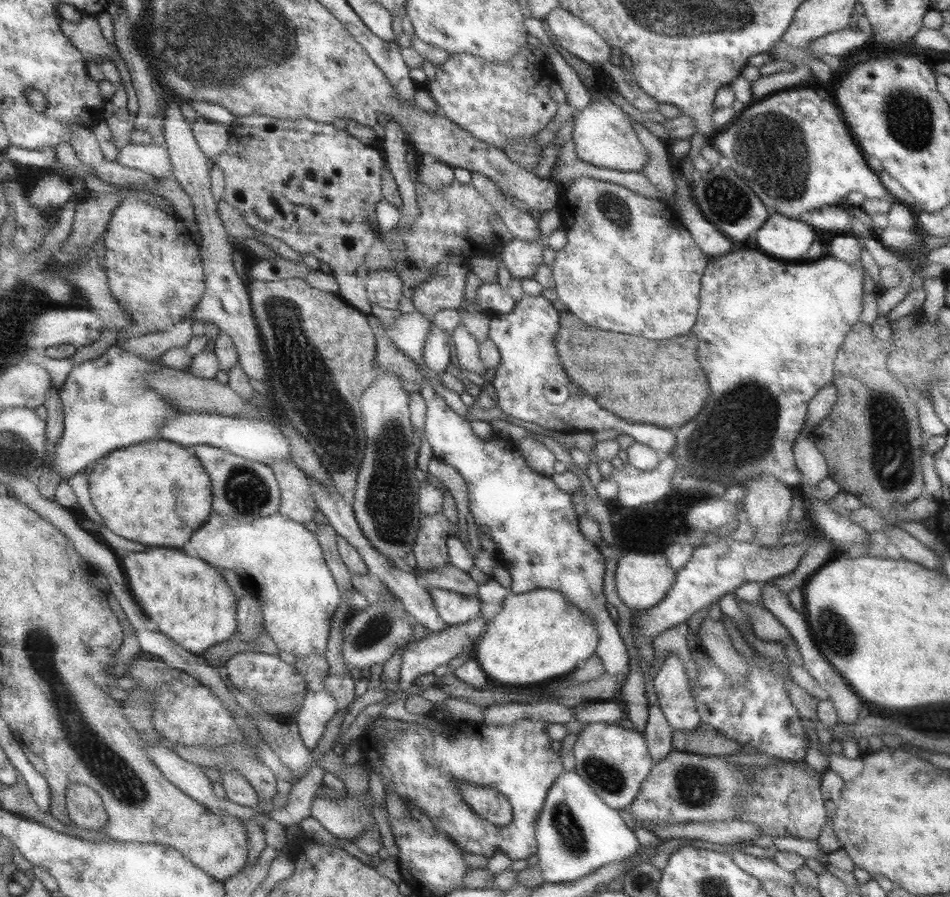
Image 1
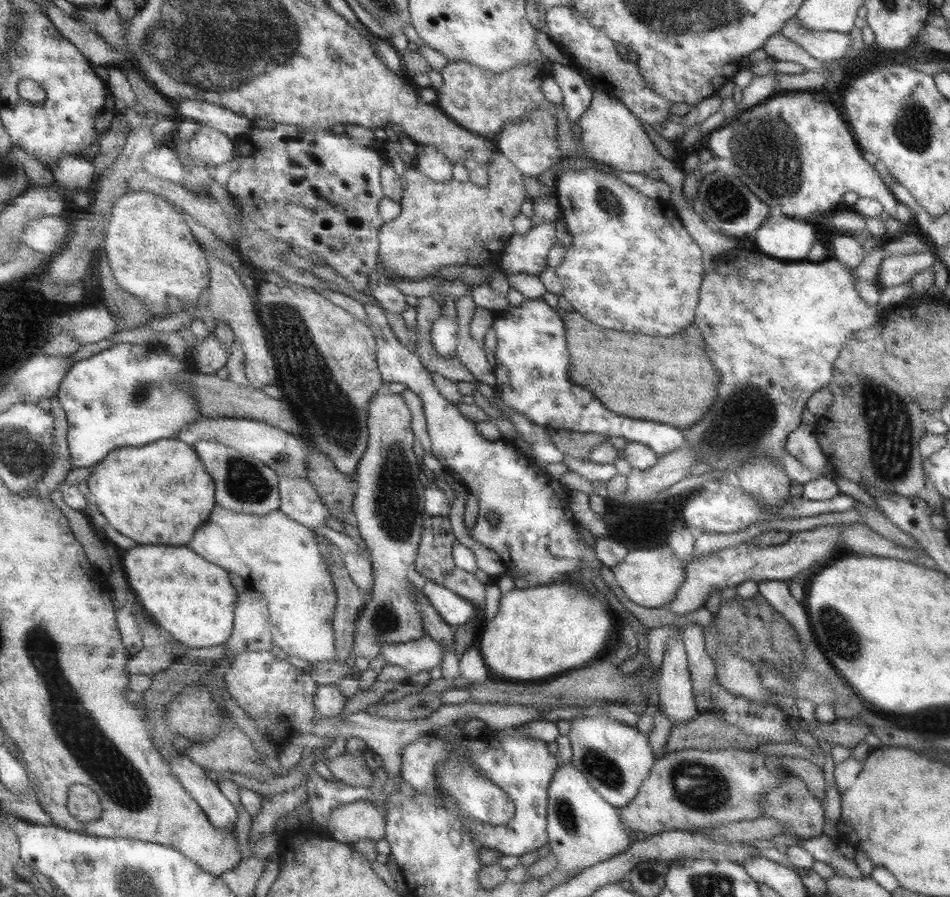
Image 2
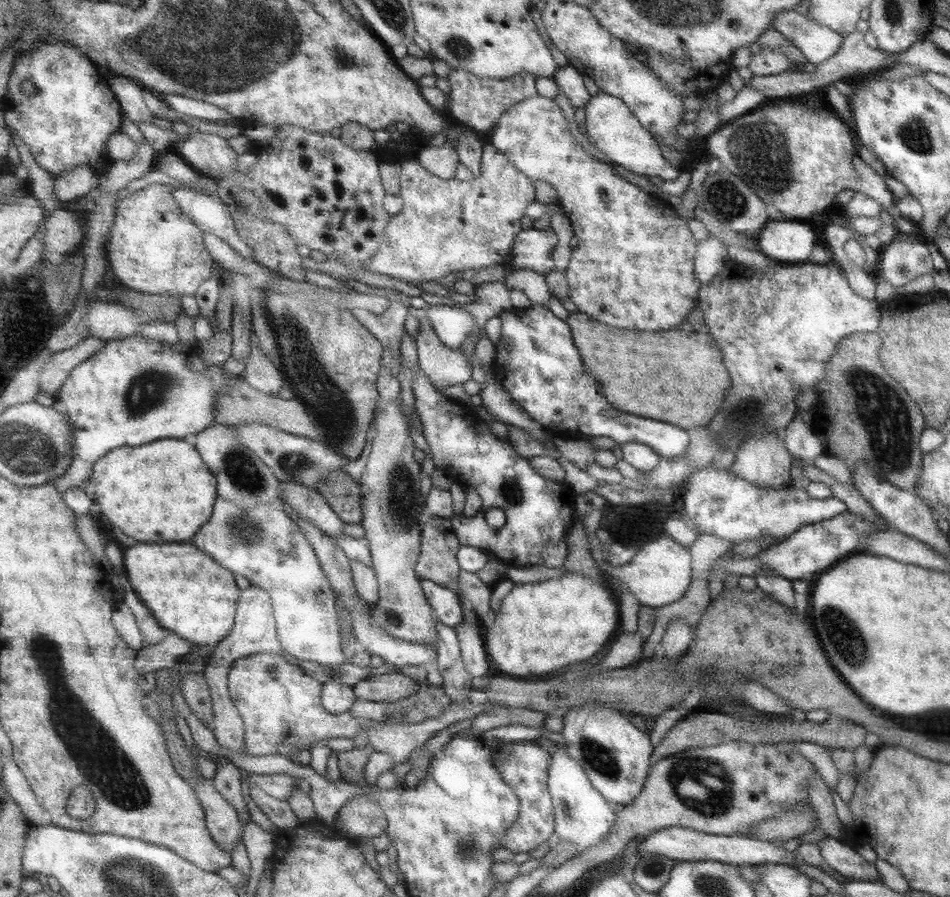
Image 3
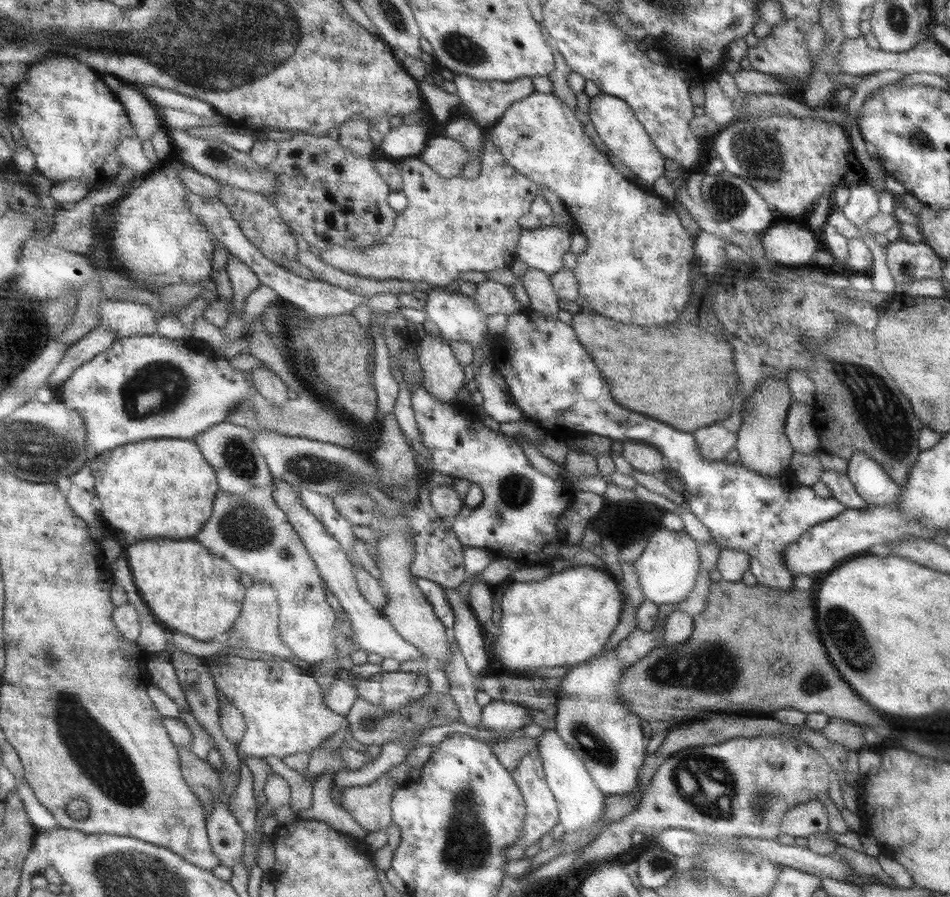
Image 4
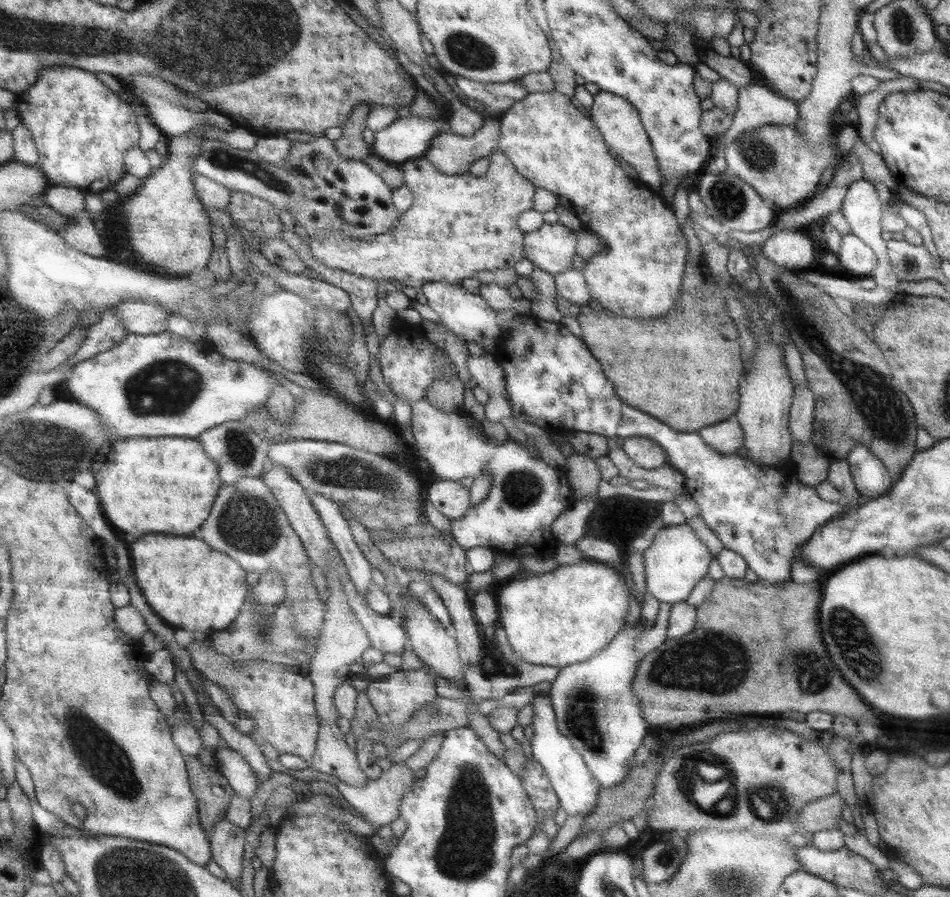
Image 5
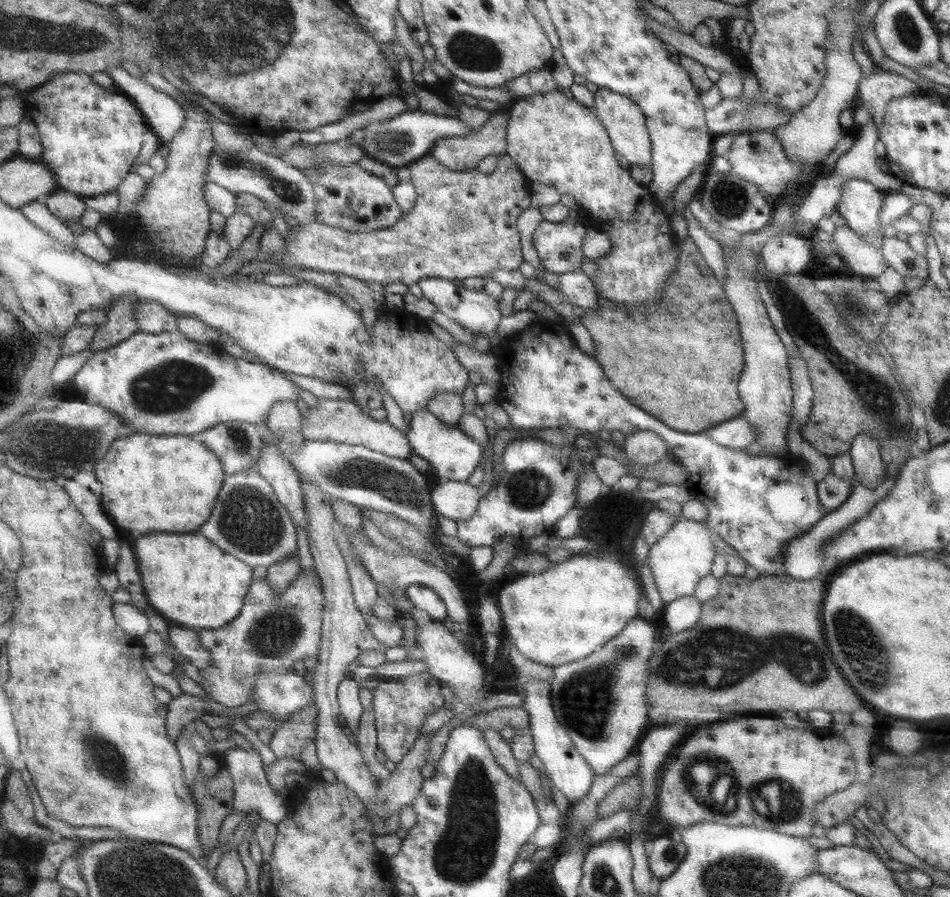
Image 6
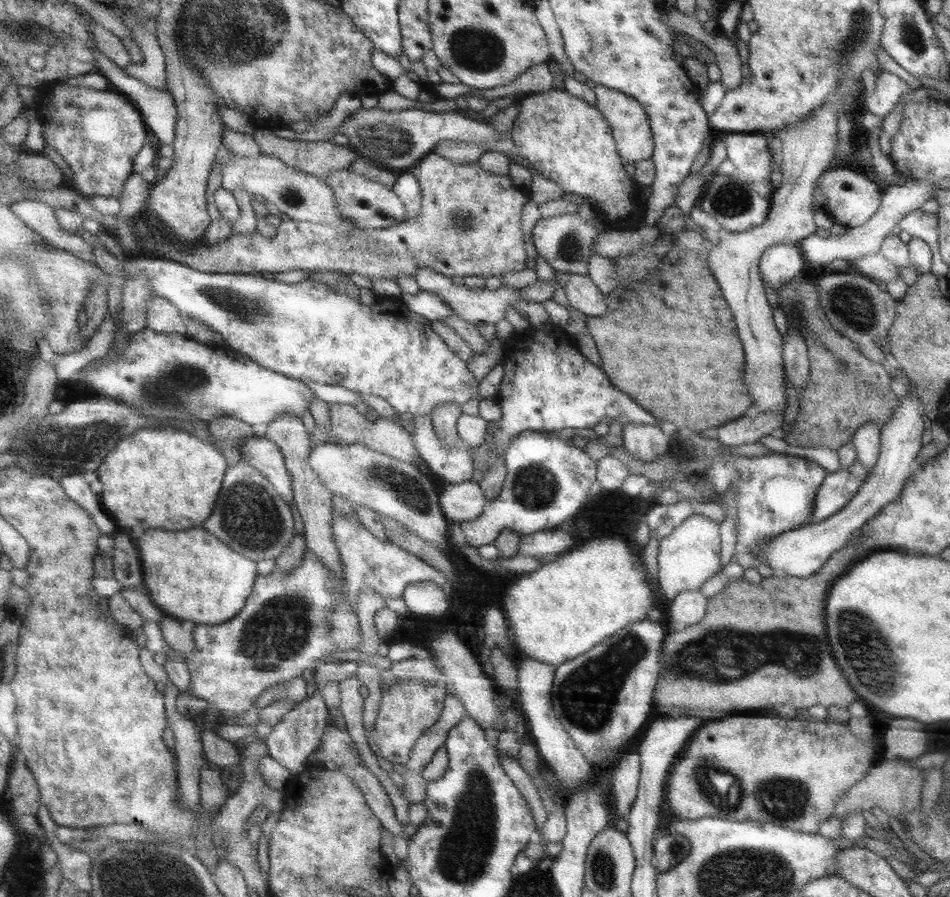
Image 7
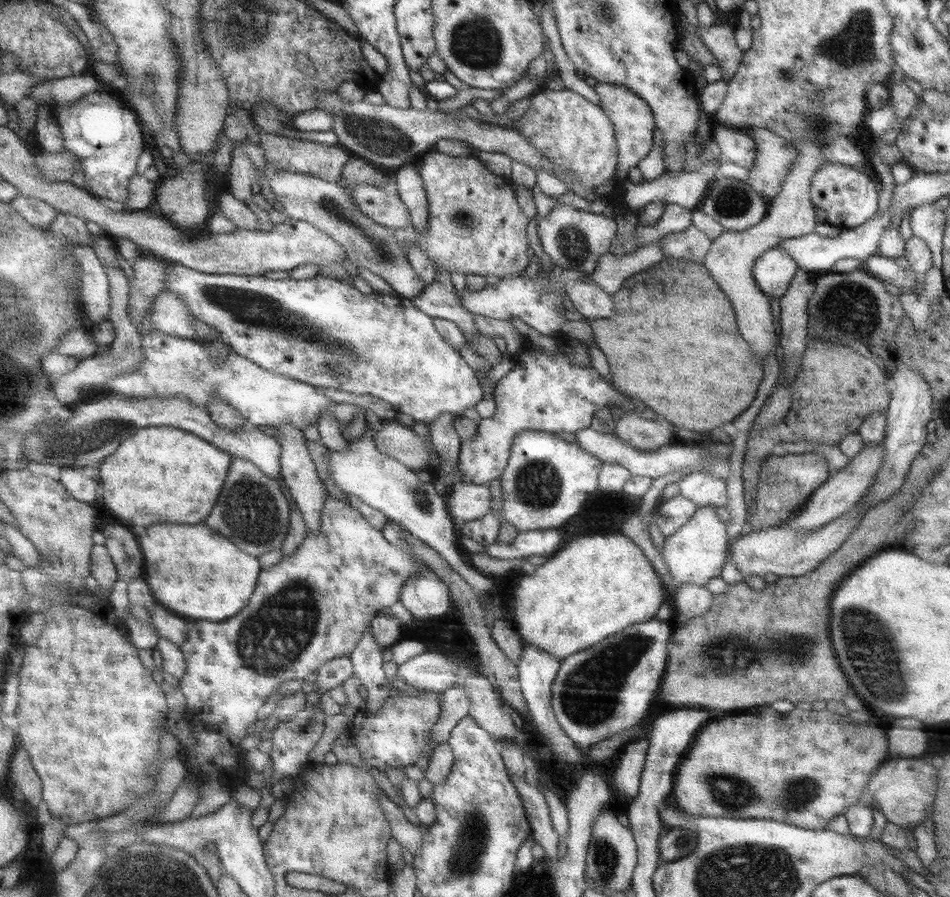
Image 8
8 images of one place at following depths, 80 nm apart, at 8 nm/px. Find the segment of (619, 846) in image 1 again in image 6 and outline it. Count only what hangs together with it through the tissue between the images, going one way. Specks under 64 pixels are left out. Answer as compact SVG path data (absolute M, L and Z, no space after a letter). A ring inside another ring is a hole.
M528 680L526 684L522 684L522 688L525 700L523 707L529 714L528 730L533 736L535 754L541 758L548 774L550 774L551 782L566 796L570 806L574 806L588 794L592 782L596 779L594 769L578 752L570 735L558 722L551 699L550 683L546 680Z

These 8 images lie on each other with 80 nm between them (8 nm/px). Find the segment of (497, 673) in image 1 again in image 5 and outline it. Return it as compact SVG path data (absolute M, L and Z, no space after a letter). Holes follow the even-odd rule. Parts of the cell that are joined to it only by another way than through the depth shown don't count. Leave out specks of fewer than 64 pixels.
M586 558L548 573L511 579L496 595L499 621L518 658L562 668L584 662L601 651L626 625L630 588L622 570Z

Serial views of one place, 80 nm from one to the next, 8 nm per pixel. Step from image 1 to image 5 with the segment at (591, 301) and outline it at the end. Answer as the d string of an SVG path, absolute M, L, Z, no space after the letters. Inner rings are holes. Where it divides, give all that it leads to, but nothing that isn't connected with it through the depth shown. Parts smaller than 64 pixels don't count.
M552 90L551 92L536 92L529 93L528 96L520 100L513 107L508 109L500 116L500 143L499 150L506 156L509 156L512 164L519 169L520 173L523 173L528 180L533 181L536 187L547 188L549 192L554 192L559 198L564 197L570 201L572 208L574 208L575 214L582 222L582 226L585 230L593 232L596 236L600 237L600 240L604 243L603 249L598 254L587 259L586 268L582 270L585 276L589 291L591 292L592 300L597 300L602 307L612 311L613 314L620 315L626 318L646 318L646 316L662 316L662 312L668 312L676 298L680 296L680 287L682 282L682 275L684 274L685 260L688 256L688 245L686 237L683 235L683 229L680 228L676 217L674 217L674 210L668 207L659 194L652 188L649 188L645 184L641 184L640 180L631 178L622 170L618 161L610 154L609 146L604 142L604 138L600 134L600 130L596 128L593 120L588 116L585 116L574 104L572 104L568 96Z

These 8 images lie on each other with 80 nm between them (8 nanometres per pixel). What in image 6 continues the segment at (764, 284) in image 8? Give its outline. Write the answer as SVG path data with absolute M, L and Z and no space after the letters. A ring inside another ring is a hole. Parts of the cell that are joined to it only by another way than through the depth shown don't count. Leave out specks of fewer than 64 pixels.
M794 234L773 236L762 247L761 255L767 272L776 276L803 274L814 258L810 238Z

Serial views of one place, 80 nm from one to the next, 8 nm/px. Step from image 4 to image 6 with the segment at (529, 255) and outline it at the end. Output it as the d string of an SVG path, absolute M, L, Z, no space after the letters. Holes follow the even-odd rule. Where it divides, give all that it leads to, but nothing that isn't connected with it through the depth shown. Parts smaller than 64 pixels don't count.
M571 217L562 222L550 222L544 219L534 231L532 248L537 250L543 267L549 272L560 275L580 271L581 264L586 259L583 244L589 228L584 222L577 222Z

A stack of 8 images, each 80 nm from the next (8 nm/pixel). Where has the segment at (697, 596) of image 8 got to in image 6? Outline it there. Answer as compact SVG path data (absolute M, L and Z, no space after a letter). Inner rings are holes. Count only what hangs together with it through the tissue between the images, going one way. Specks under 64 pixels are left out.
M694 595L676 598L668 603L662 611L662 616L666 627L672 633L694 628L700 621L702 615L702 603L696 600Z

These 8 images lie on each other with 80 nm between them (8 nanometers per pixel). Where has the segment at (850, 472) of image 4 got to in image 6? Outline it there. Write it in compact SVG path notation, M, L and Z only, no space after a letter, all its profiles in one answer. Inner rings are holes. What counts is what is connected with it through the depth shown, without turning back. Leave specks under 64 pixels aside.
M868 433L857 434L849 453L853 460L855 474L859 476L859 482L867 487L881 485L886 476L886 469L879 442Z

